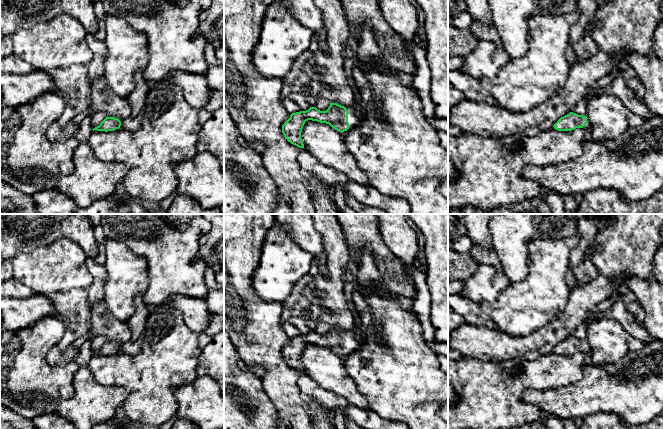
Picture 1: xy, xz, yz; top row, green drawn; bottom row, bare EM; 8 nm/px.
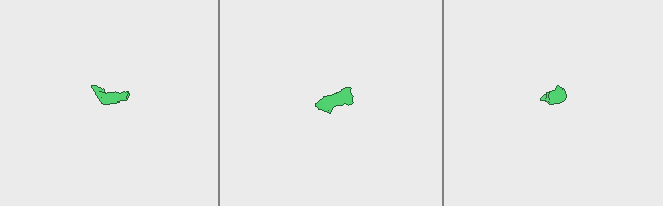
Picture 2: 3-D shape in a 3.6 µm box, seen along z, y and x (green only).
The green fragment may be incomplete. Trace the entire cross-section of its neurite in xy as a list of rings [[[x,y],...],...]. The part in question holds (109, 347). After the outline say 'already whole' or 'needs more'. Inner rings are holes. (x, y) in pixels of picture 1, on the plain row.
[[[143,337],[138,339],[136,342],[131,343],[130,341],[120,345],[115,341],[106,341],[99,350],[95,351],[97,355],[114,355],[116,353],[127,353],[129,355],[136,355],[141,352],[143,346]]]; needs more

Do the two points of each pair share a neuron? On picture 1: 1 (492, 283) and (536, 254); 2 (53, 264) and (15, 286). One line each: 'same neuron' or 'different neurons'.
1: different neurons
2: different neurons

